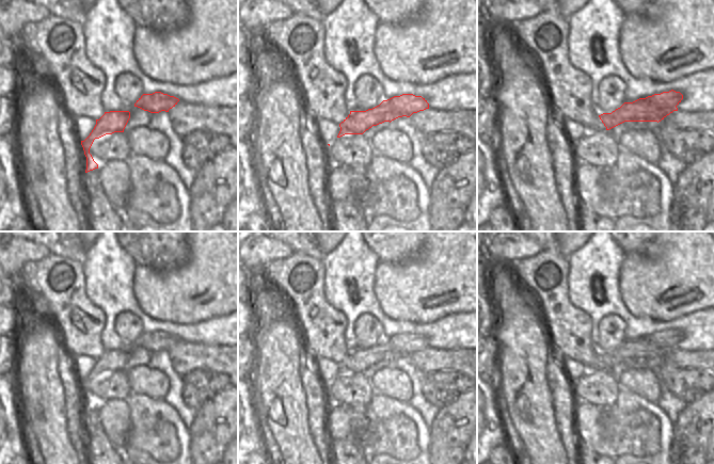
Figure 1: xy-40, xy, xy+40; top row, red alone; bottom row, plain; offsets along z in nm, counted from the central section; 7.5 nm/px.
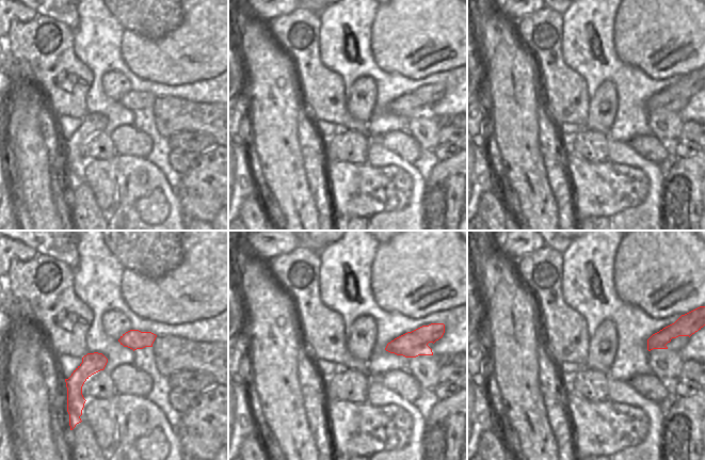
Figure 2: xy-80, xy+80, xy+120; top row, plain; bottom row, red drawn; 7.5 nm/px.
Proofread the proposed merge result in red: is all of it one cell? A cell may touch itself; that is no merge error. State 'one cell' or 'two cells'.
two cells

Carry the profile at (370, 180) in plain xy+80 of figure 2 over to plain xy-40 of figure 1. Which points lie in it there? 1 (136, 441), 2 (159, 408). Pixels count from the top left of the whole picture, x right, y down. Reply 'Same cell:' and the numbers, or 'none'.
Same cell: 1

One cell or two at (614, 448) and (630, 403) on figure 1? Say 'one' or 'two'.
two

